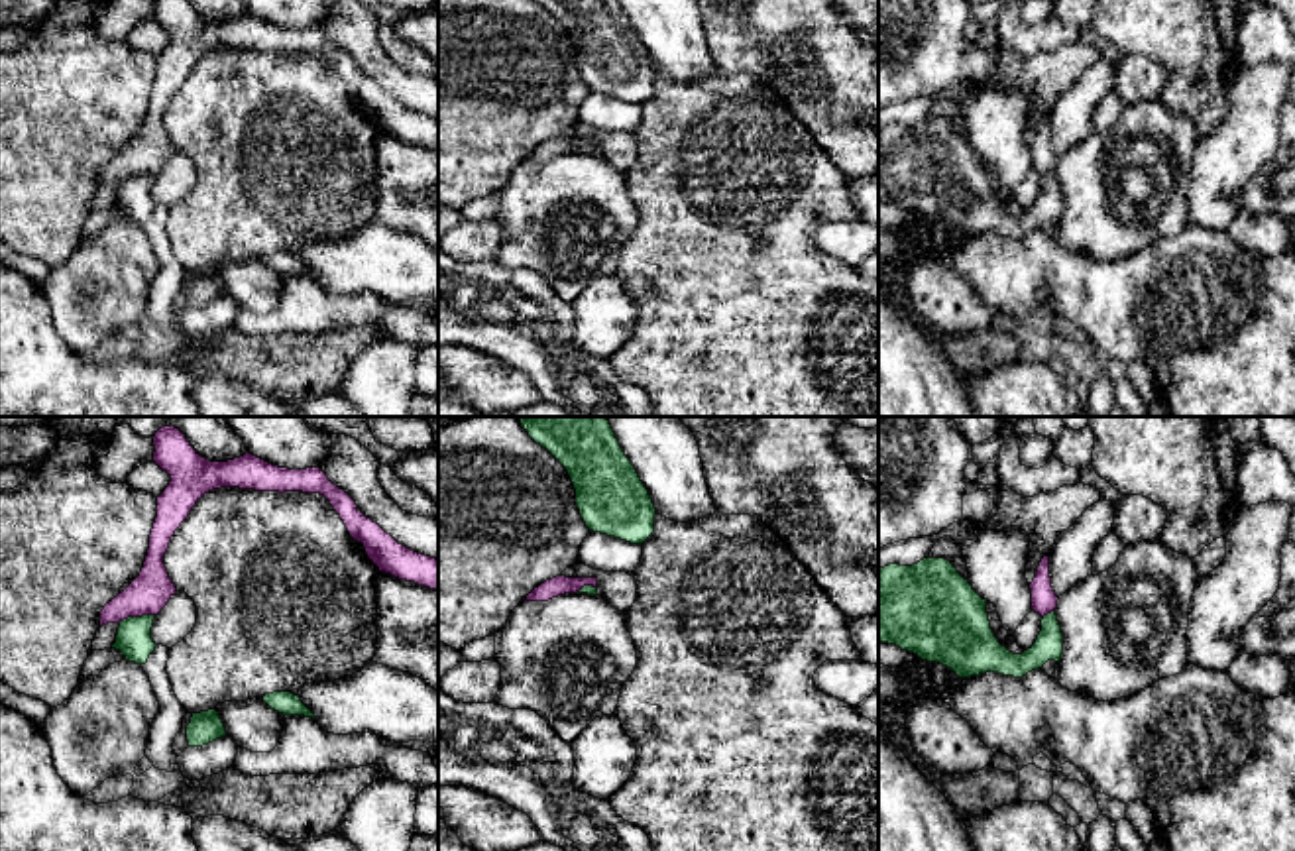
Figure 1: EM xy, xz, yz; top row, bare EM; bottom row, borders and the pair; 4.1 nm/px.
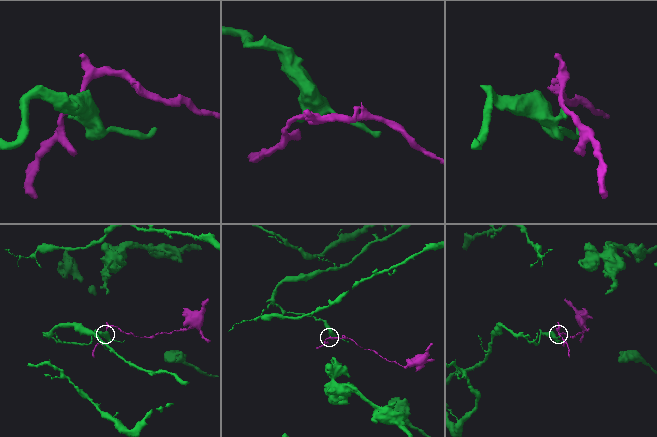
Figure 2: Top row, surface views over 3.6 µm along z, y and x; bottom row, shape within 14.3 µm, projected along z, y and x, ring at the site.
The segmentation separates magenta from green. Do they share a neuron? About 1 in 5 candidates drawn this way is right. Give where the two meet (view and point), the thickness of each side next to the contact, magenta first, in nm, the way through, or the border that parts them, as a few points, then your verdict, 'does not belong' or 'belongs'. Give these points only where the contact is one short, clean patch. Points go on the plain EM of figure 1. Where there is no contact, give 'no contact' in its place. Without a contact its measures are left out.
meets magenta in xy at (136, 175); 170 nm thick on the magenta side, 150 nm on the other; border along xy (154, 173), (118, 181); does not belong

